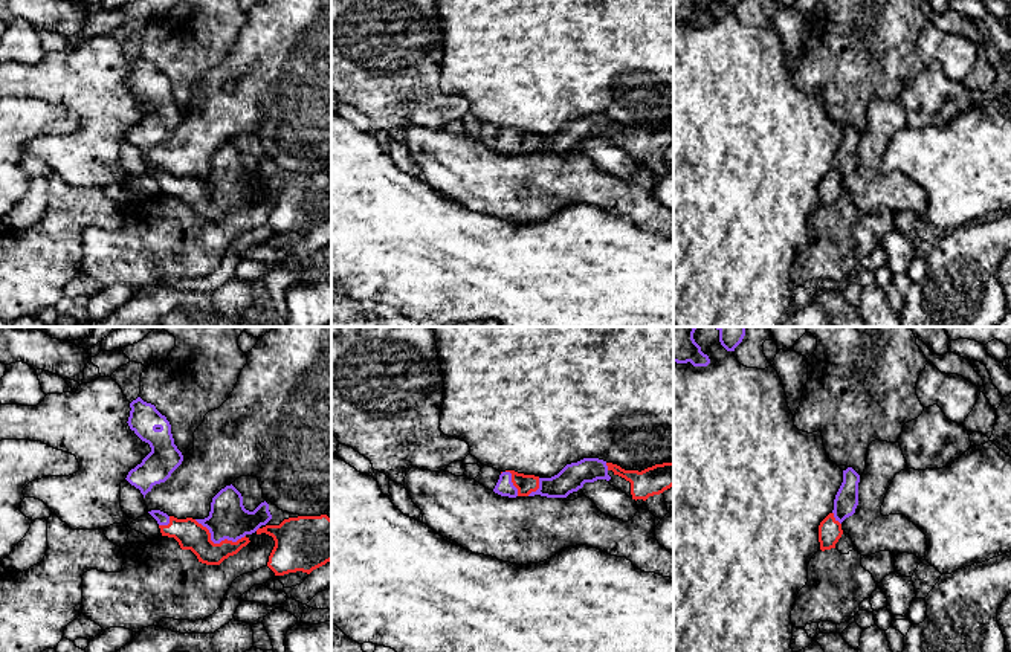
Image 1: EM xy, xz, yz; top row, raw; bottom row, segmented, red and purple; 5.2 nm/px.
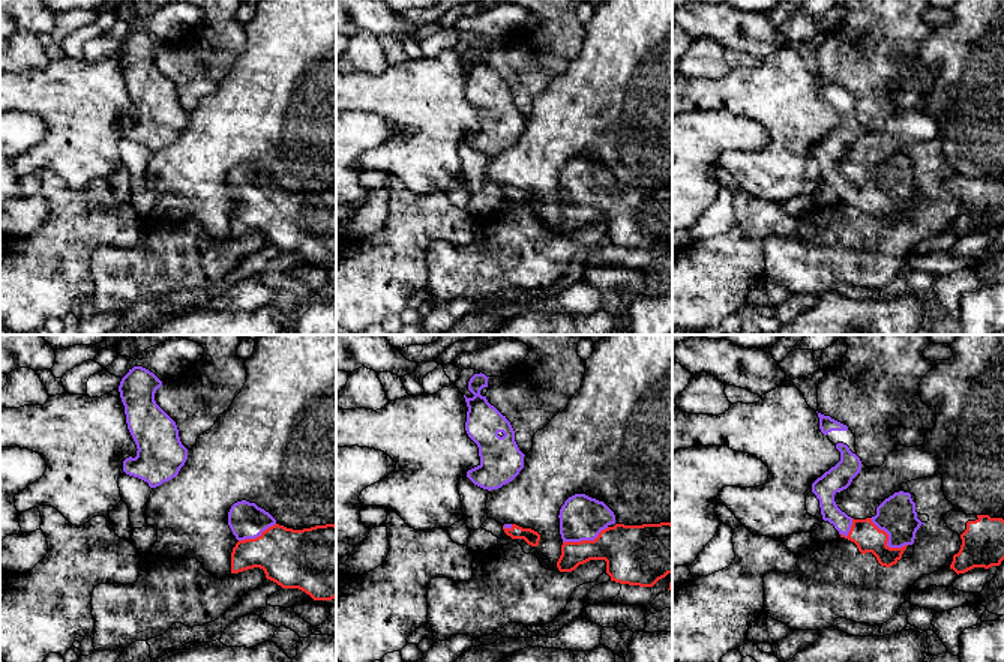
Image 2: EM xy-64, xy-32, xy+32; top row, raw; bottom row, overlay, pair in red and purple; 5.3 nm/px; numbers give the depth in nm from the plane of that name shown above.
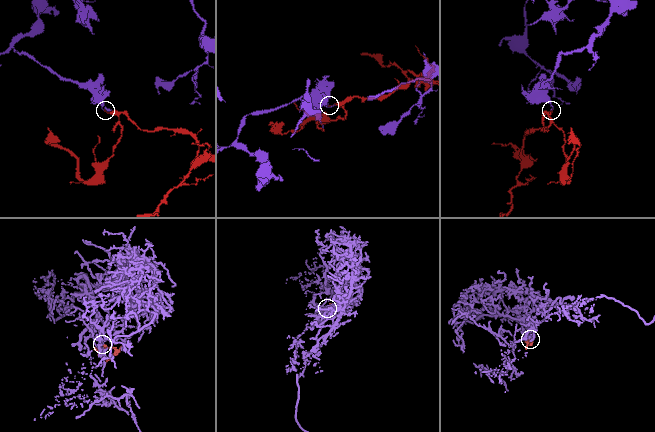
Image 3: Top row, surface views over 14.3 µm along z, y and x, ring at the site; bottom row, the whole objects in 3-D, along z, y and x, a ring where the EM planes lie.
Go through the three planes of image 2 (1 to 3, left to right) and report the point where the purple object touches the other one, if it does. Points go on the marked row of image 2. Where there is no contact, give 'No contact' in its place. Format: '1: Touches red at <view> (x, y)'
1: Touches red at xy-64 (258, 536)
2: Touches red at xy-32 (586, 541)
3: Touches red at xy+32 (887, 541)

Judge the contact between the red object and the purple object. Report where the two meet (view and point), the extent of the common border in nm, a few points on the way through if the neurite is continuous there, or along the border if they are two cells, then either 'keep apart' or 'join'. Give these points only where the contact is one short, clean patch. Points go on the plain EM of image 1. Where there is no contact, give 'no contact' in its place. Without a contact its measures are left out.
meets red in xy at (217, 202); contact 280 nm long; join

